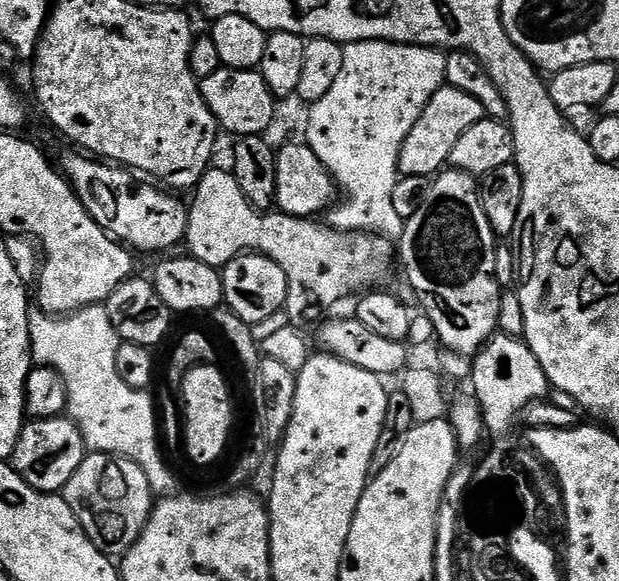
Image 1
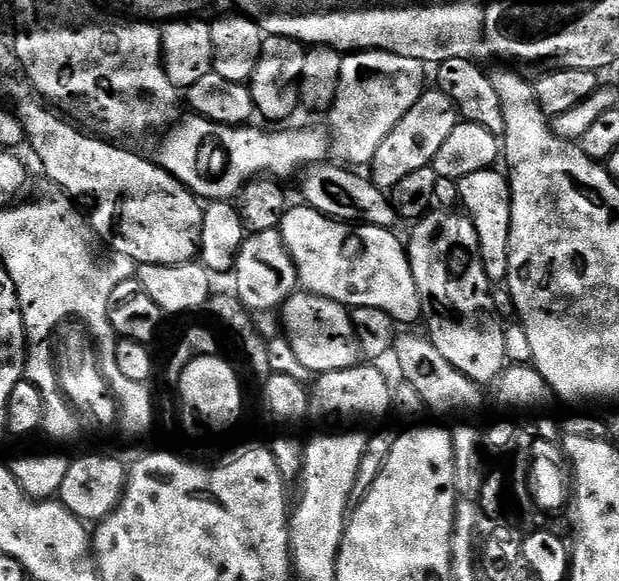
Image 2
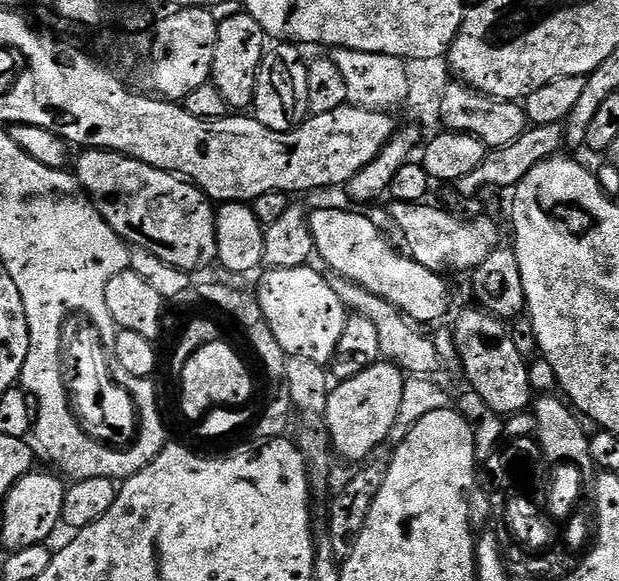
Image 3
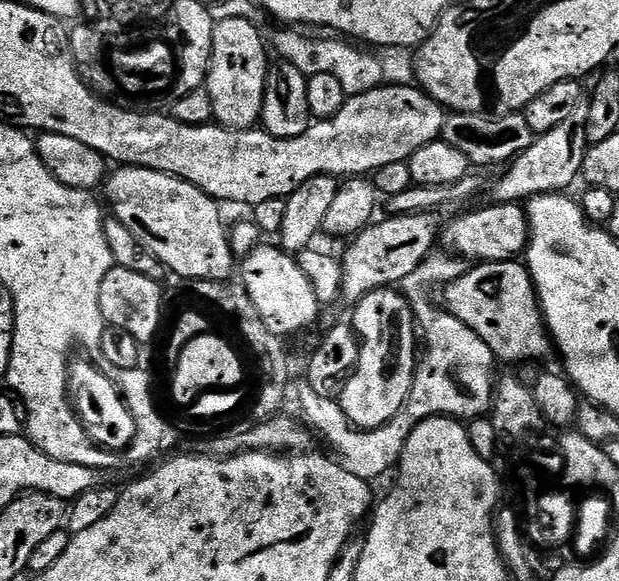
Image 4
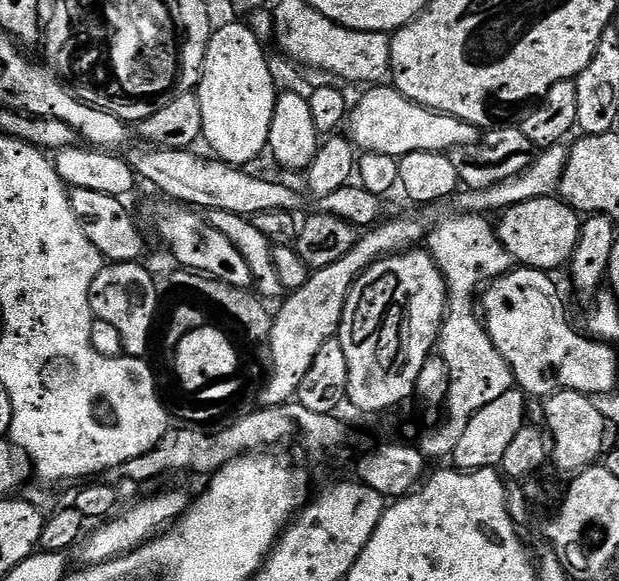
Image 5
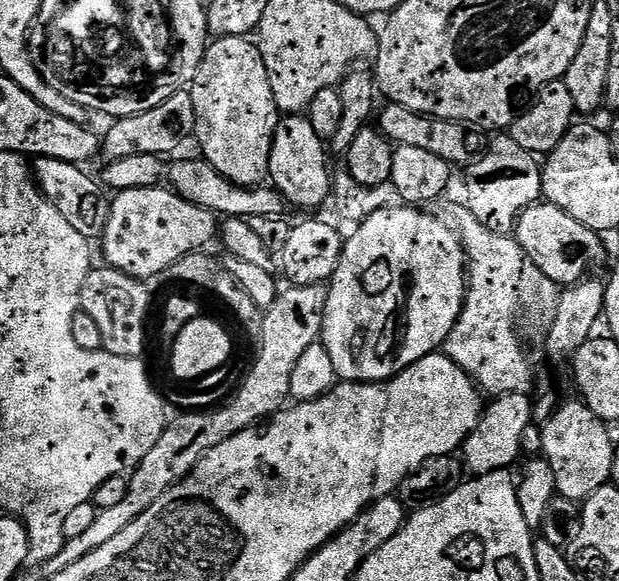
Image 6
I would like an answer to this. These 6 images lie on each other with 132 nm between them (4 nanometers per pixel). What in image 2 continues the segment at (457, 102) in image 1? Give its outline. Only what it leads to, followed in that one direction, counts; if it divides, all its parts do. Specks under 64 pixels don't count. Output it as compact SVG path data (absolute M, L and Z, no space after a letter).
M439 90L425 91L420 100L410 106L402 122L398 122L398 126L394 126L390 134L386 134L382 146L378 146L378 154L370 165L370 178L379 188L391 190L398 186L398 182L402 182L402 178L414 174L414 170L430 168L438 150L446 143L446 138L450 138L454 126L461 123L461 120L459 110L454 102L450 102L450 98L446 98L446 94Z

